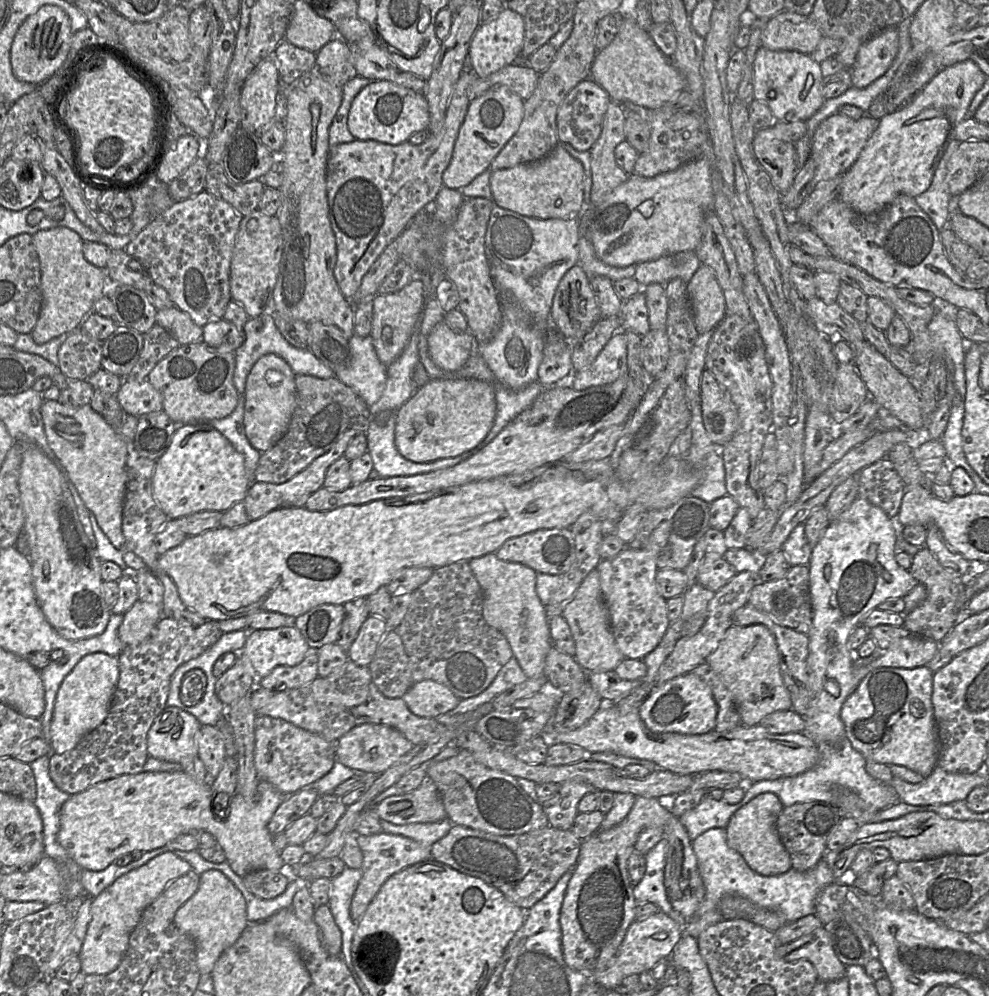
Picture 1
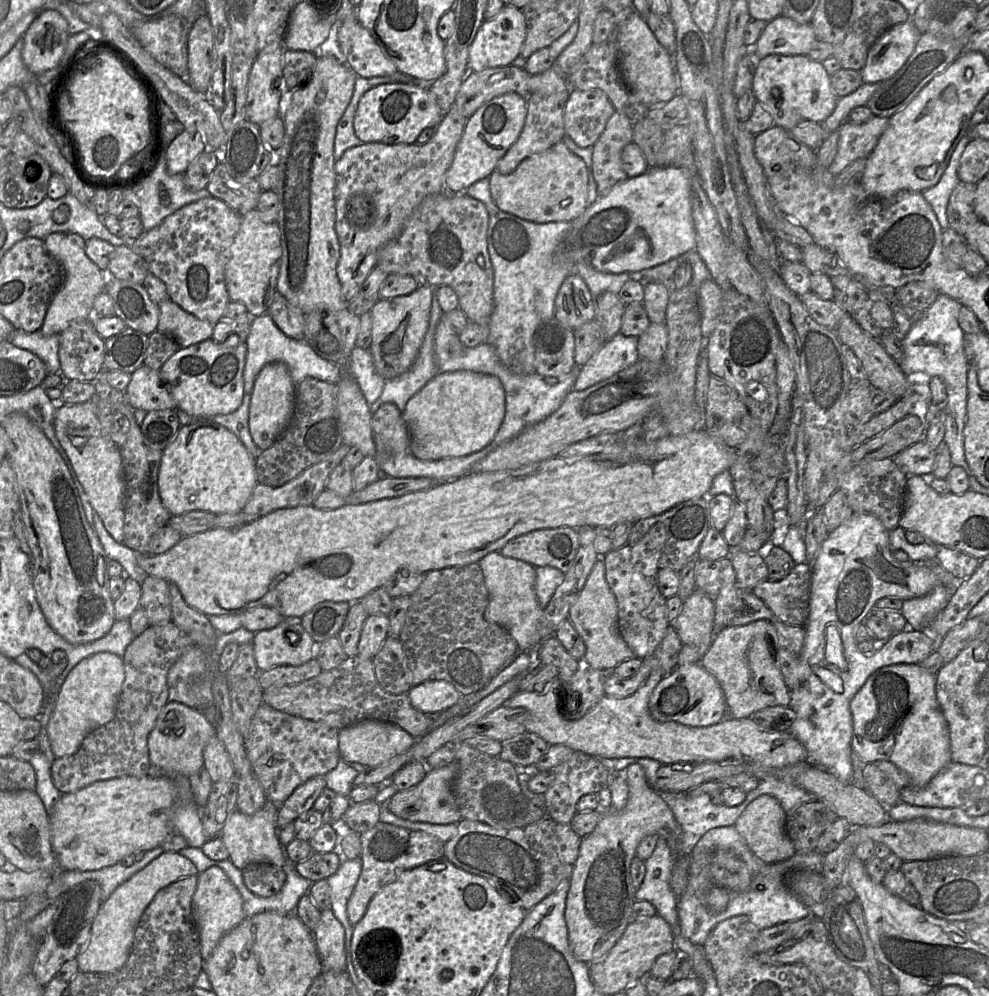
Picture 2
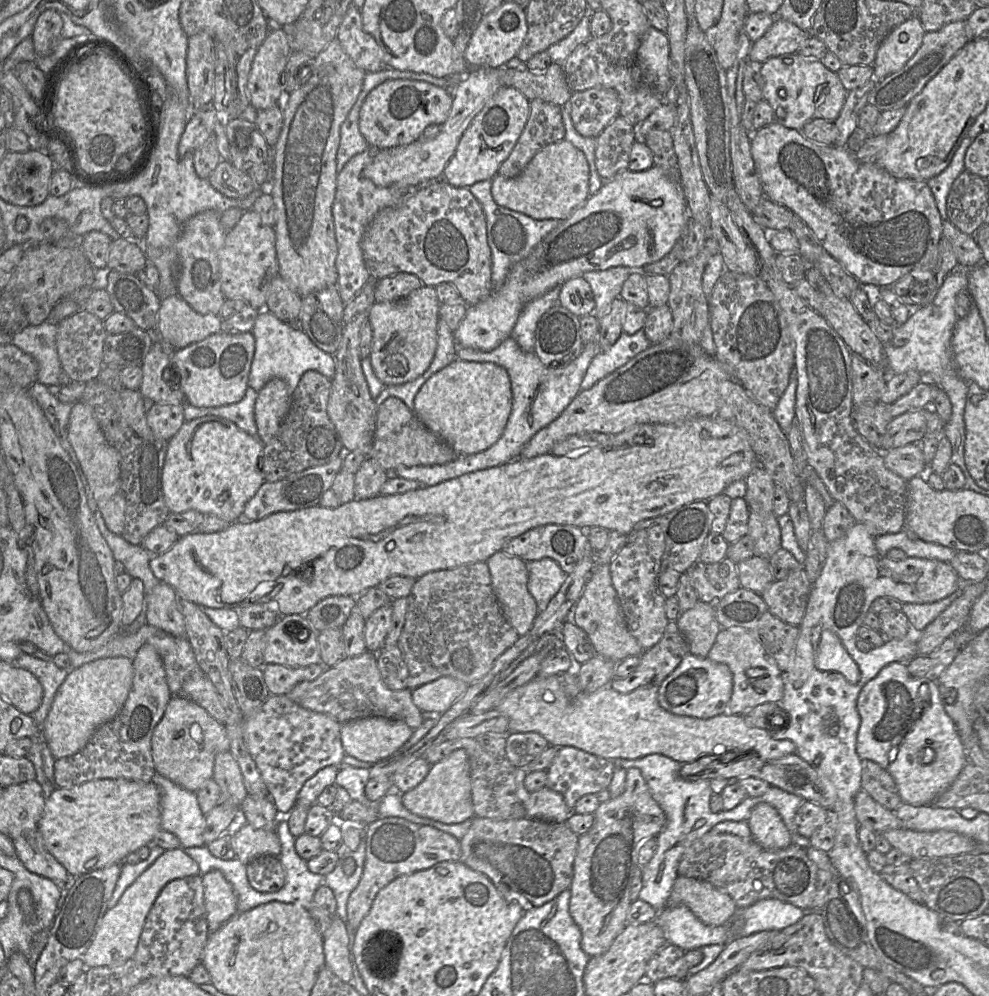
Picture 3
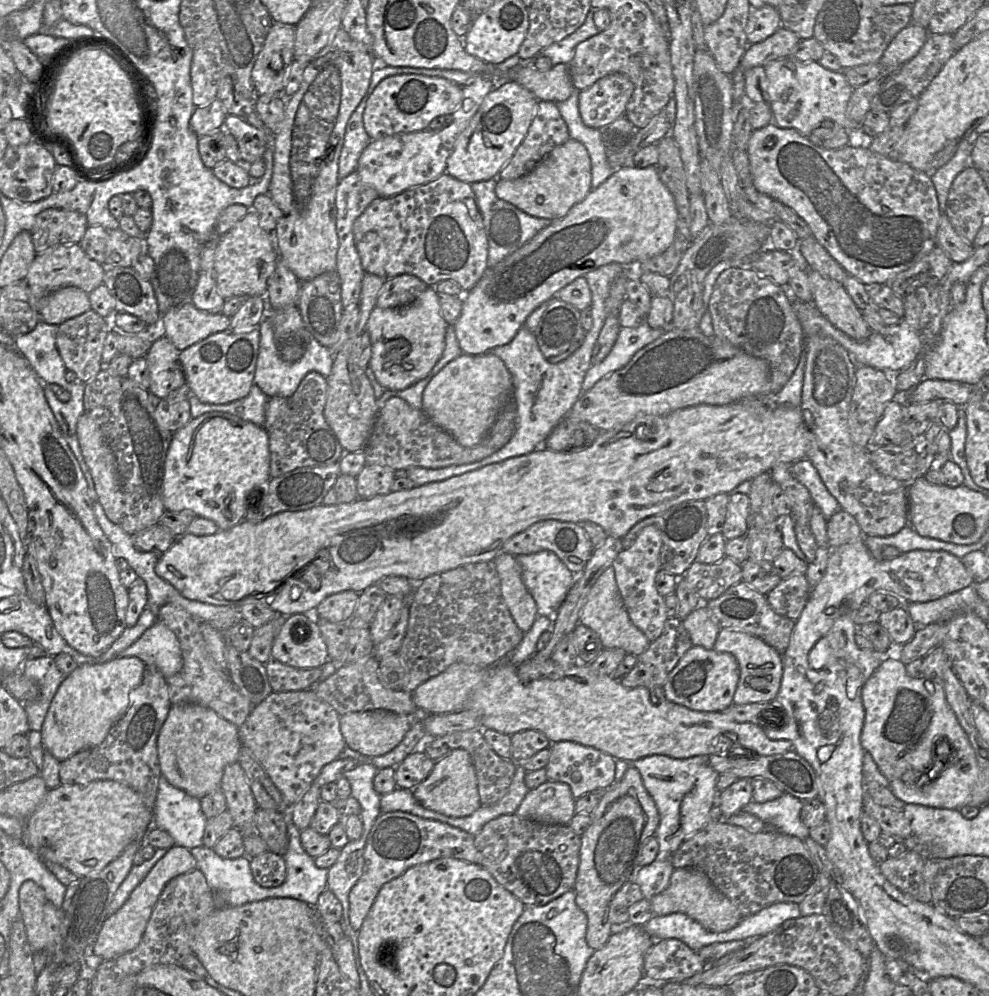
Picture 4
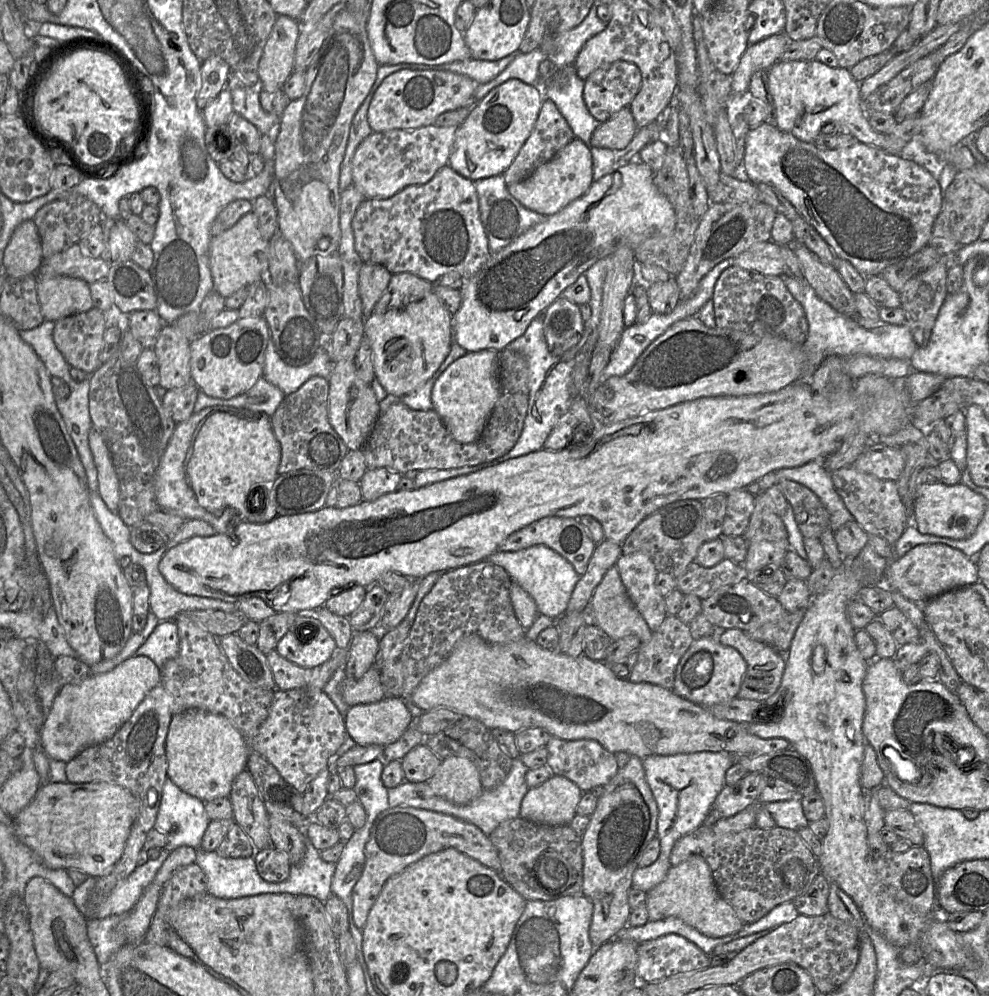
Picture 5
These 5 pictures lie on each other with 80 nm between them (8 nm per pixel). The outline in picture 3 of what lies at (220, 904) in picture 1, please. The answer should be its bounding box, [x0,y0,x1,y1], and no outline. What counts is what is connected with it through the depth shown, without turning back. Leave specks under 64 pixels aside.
[202,870,237,935]

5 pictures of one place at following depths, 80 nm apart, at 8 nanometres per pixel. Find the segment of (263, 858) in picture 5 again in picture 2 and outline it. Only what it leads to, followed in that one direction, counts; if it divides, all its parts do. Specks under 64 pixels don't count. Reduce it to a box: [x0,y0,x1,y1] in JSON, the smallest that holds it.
[242,863,286,897]

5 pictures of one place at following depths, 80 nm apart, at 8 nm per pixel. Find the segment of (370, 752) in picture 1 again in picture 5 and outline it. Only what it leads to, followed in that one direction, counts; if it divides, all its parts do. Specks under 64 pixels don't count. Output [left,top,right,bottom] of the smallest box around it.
[344,697,413,746]

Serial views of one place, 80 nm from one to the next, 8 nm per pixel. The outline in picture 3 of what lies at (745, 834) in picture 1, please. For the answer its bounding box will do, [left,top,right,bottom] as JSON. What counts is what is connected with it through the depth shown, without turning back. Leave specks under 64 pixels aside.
[747,803,792,849]

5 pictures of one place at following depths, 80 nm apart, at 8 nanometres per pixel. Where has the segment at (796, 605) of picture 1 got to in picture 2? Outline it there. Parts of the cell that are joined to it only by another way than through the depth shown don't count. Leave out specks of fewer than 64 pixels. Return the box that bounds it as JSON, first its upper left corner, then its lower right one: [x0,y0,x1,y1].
[751,565,811,627]

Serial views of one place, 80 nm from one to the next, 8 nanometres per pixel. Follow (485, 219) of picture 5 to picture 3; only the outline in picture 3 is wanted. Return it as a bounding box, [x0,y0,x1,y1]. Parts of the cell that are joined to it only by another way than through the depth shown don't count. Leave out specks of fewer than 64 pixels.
[469,180,563,290]

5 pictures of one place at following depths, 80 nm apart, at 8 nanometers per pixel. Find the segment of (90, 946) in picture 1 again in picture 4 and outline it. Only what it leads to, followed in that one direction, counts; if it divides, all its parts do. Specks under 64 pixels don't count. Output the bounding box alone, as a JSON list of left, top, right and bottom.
[92,845,197,961]

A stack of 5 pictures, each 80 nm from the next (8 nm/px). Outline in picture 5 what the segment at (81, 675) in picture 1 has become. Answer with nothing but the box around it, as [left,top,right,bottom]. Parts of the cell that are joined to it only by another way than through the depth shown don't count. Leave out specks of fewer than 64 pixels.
[40,656,160,763]

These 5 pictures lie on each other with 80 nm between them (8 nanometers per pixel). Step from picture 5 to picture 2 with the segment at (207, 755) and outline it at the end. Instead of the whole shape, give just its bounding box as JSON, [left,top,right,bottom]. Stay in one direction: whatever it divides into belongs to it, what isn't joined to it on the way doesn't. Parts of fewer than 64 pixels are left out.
[148,702,216,777]

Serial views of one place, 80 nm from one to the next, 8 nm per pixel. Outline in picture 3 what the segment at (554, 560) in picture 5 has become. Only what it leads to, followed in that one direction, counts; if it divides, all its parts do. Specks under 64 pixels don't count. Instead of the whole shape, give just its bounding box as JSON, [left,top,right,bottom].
[526,558,568,612]

